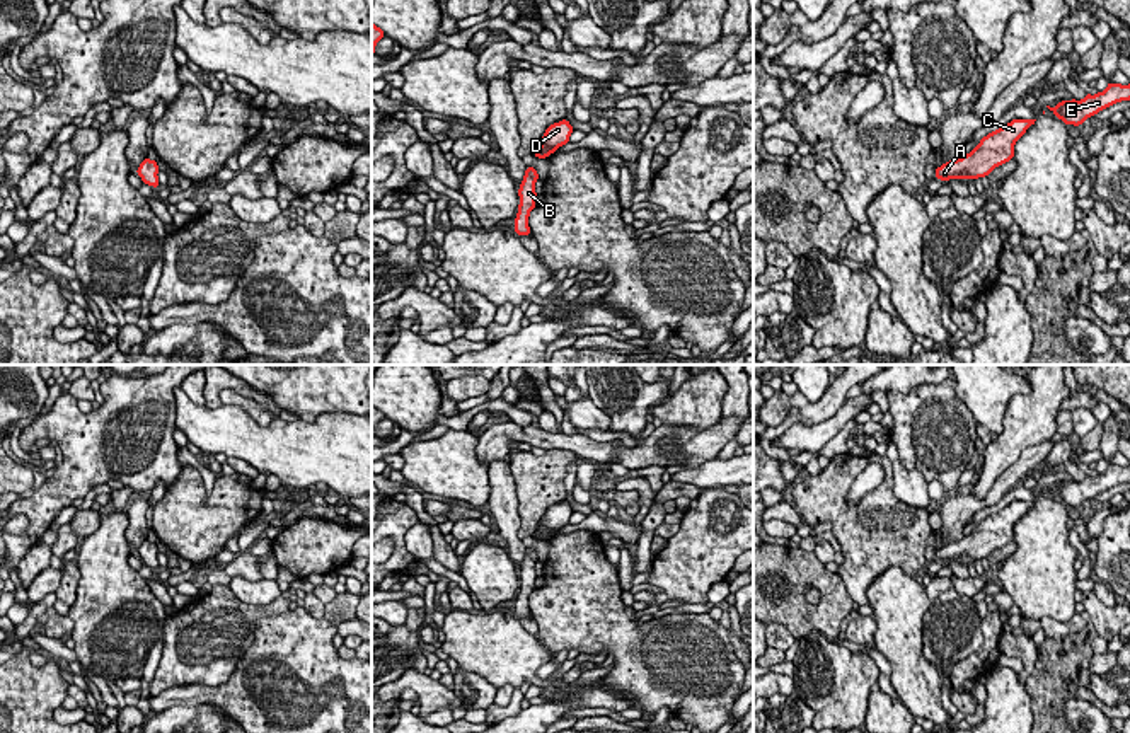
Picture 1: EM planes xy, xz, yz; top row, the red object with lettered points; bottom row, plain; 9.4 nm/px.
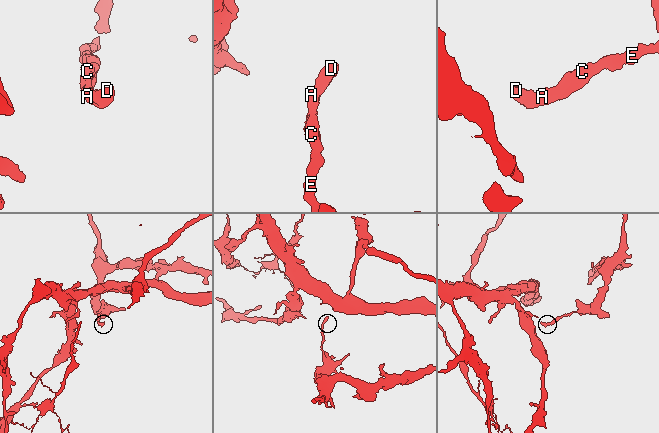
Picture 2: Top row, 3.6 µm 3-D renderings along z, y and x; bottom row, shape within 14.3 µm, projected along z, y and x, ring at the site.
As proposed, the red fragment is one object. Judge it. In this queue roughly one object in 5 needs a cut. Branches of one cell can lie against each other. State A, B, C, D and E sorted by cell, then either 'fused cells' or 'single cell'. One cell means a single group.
A B C D E | single cell

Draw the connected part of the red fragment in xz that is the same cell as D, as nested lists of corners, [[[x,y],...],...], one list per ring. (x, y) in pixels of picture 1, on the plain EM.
[[[568,501],[551,506],[540,523],[539,532],[533,535],[537,540],[545,540],[554,535],[559,528],[569,523],[573,508]]]

